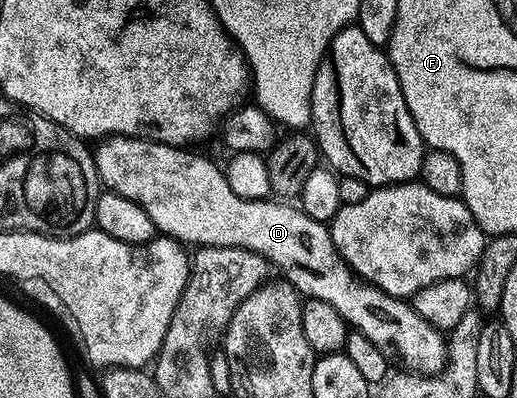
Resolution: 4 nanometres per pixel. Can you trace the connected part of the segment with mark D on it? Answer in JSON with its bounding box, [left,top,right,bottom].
[92,135,447,375]

